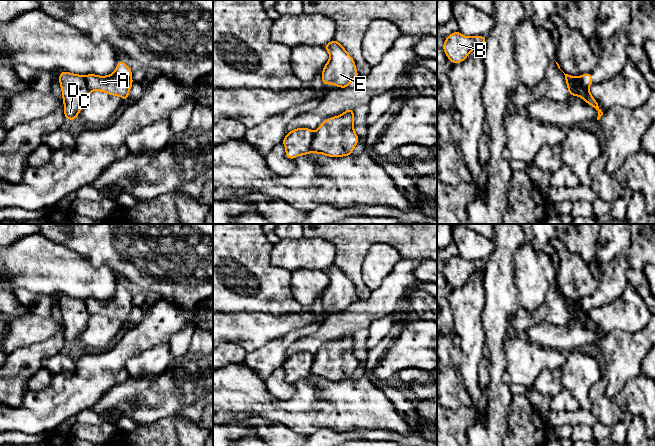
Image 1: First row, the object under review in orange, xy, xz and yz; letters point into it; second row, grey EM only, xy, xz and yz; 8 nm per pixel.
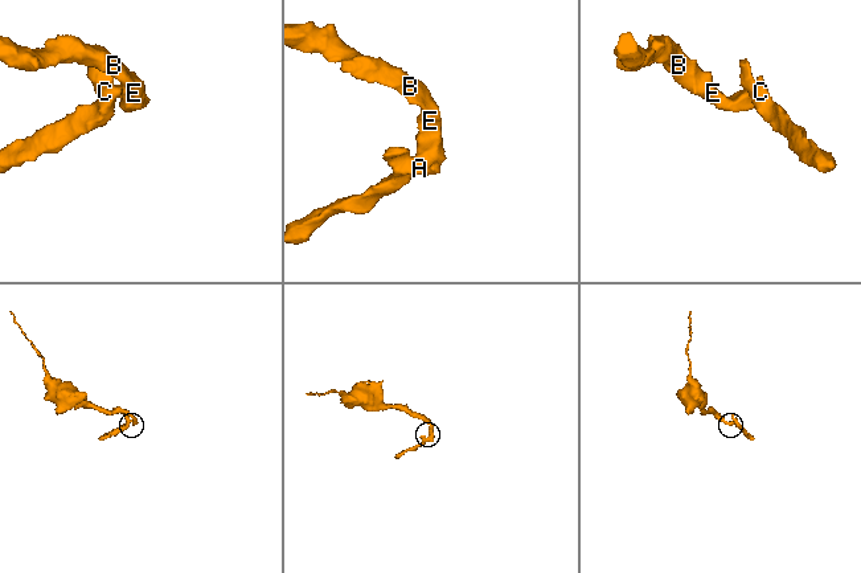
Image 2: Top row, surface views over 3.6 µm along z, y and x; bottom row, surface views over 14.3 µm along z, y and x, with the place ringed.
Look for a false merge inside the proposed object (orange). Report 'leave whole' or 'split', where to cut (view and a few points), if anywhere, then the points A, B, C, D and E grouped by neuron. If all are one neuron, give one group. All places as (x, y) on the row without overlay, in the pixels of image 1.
split; cut in xz along (314, 356), (309, 376); A B E / C D

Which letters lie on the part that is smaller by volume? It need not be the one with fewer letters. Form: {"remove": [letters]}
{"remove": ["C", "D"]}

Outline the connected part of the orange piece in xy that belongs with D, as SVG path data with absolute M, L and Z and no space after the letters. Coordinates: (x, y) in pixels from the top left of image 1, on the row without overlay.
M62 295L59 299L59 307L64 326L64 340L68 344L76 344L90 318L85 301Z

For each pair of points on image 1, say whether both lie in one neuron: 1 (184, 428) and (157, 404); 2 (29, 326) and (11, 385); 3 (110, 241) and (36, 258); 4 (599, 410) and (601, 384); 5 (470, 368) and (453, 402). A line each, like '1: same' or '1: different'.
1: different
2: different
3: different
4: same
5: different

